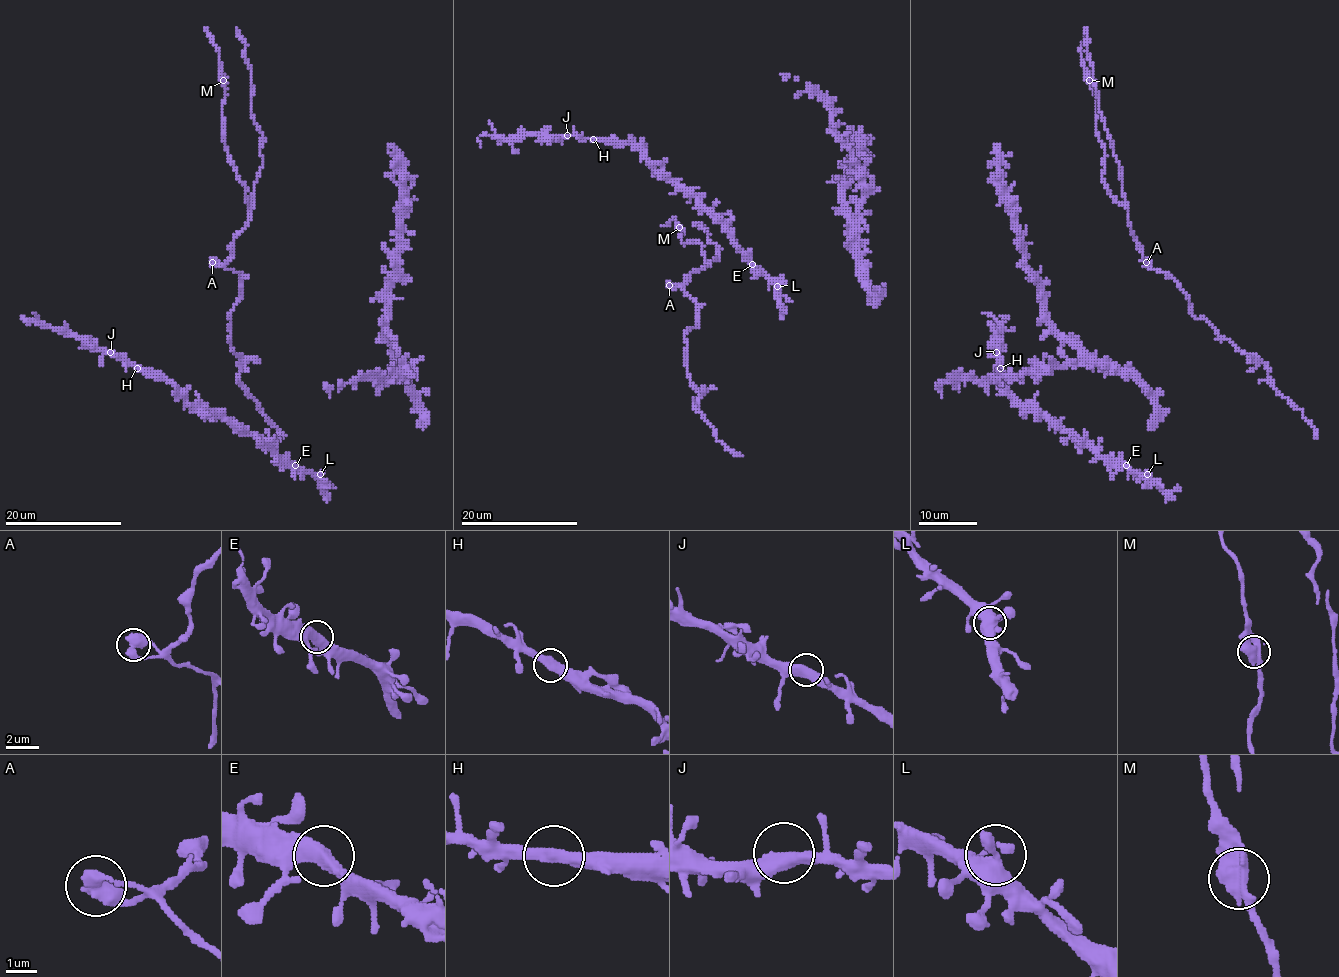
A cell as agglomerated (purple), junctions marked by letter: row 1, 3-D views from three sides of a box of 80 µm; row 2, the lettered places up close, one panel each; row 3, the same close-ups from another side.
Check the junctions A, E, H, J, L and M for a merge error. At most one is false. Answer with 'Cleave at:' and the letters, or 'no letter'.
Cleave at: no letter

